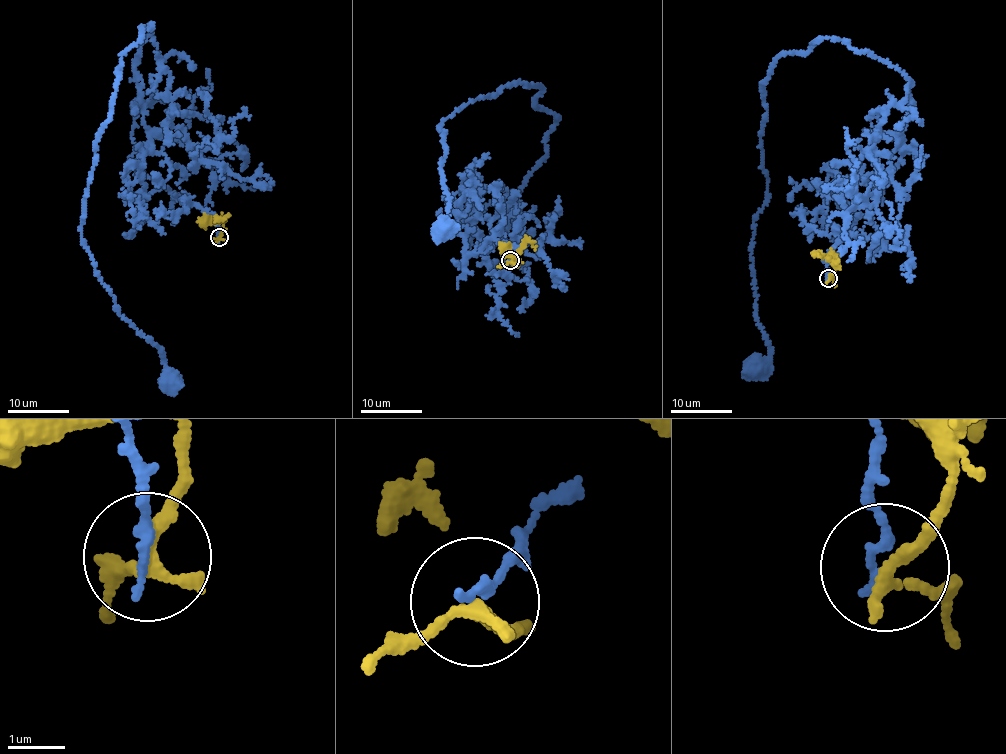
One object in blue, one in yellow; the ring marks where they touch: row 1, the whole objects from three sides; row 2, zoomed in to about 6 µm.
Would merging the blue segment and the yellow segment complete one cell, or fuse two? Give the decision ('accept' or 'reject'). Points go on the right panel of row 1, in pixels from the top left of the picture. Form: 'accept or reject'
reject

